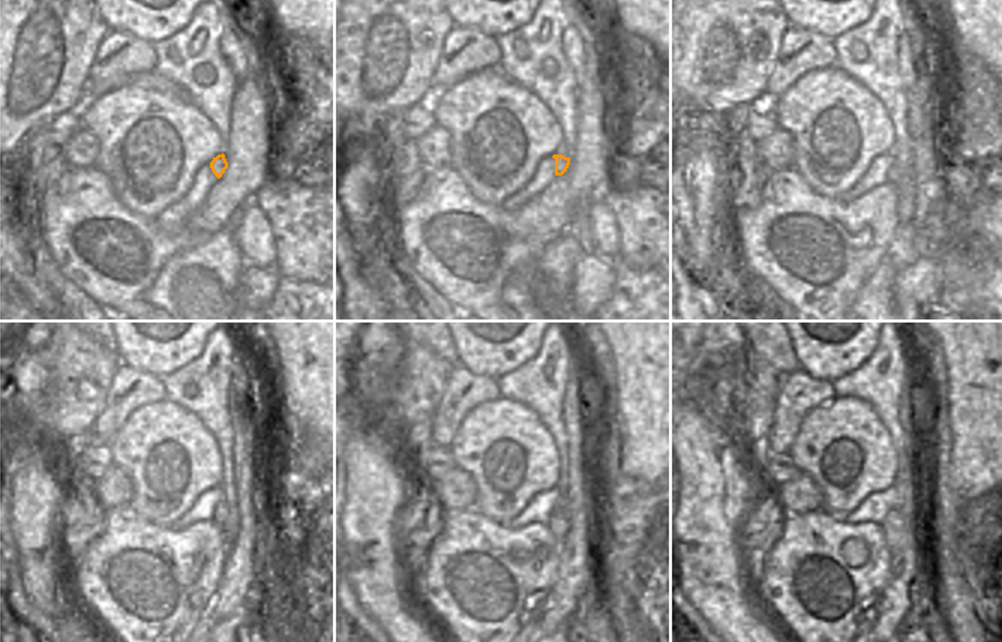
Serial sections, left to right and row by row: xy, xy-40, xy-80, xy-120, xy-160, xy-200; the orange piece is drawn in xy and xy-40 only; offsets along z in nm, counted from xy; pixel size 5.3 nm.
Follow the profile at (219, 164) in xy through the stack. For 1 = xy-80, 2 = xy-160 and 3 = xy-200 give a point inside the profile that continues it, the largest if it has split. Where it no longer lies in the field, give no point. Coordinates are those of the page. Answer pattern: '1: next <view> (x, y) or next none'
1: next xy-80 (903, 180)
2: next xy-160 (558, 524)
3: next xy-200 (891, 525)

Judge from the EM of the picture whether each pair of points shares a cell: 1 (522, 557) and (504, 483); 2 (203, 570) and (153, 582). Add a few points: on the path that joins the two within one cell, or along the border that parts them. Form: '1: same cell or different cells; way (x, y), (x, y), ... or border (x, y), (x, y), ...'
1: different cells; border (474, 507), (485, 516), (504, 525)
2: same cell; way (191, 570), (182, 570), (165, 579)

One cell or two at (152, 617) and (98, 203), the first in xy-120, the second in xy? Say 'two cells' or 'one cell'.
one cell

